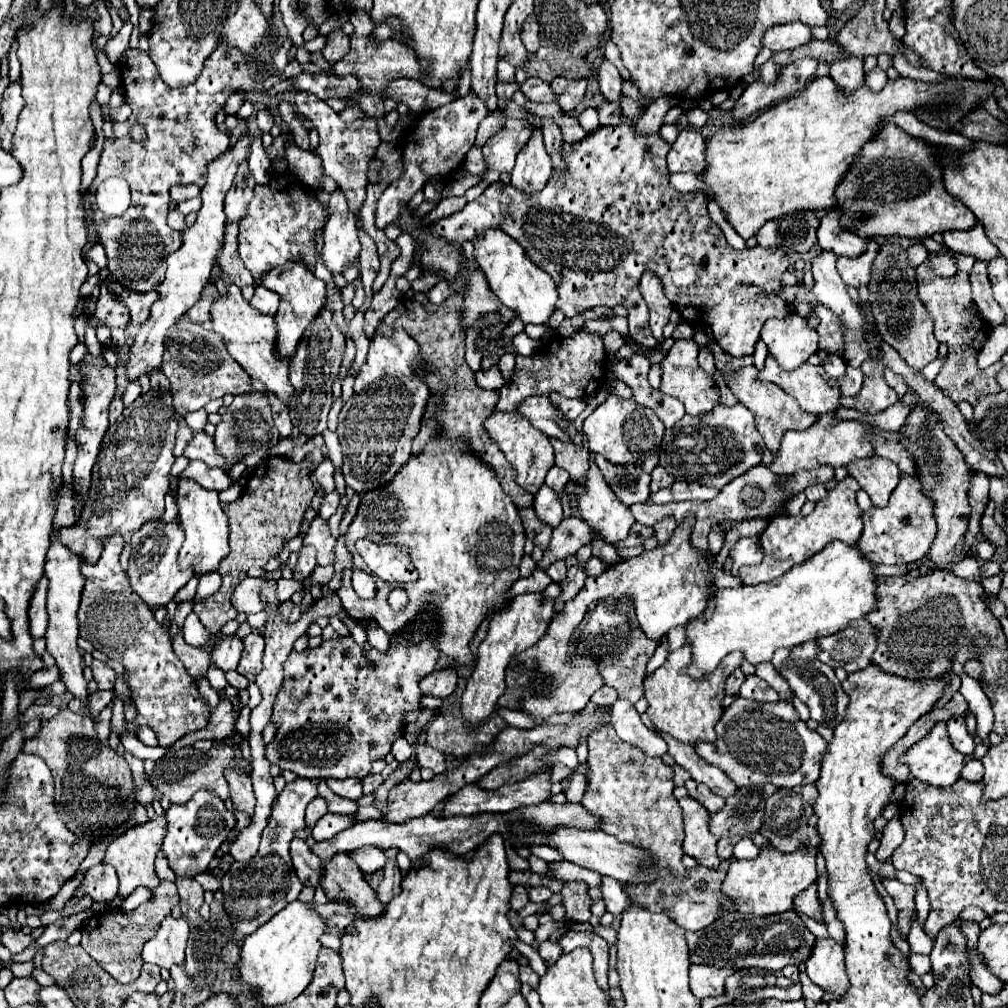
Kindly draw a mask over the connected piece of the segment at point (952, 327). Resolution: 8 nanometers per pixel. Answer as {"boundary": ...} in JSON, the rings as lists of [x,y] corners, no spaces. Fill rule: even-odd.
{"boundary":[[[923,261],[917,267],[917,277],[919,277],[919,297],[927,305],[927,311],[931,313],[935,321],[935,339],[939,343],[945,343],[949,347],[947,359],[935,377],[933,385],[947,393],[951,401],[969,401],[975,405],[981,397],[989,393],[999,393],[1001,387],[997,383],[997,373],[1001,371],[1003,363],[995,363],[989,369],[979,369],[977,367],[977,355],[979,349],[983,347],[991,325],[979,315],[973,299],[971,299],[971,285],[969,285],[969,275],[967,273],[957,273],[953,277],[941,277],[933,271],[933,265],[929,261]]]}

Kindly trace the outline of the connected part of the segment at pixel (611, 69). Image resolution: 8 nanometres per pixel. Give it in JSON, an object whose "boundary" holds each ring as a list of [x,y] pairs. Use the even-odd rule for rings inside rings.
{"boundary":[[[607,59],[601,61],[601,65],[597,69],[597,81],[599,81],[599,91],[603,93],[603,97],[607,101],[617,103],[619,95],[621,95],[621,83],[623,83],[623,79],[621,79],[617,67],[611,61],[607,61]]]}

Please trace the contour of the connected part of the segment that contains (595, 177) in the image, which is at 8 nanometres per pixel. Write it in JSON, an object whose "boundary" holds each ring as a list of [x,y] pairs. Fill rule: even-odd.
{"boundary":[[[621,119],[619,127],[599,127],[597,131],[589,133],[585,139],[577,141],[577,143],[563,143],[563,149],[561,149],[561,155],[563,155],[563,161],[565,161],[565,171],[553,171],[551,179],[547,181],[547,185],[535,193],[535,195],[527,195],[523,193],[521,189],[513,187],[511,183],[491,183],[475,201],[467,203],[463,211],[451,215],[451,217],[445,217],[445,219],[439,219],[435,221],[429,231],[437,237],[443,237],[447,243],[451,245],[463,245],[465,241],[473,241],[477,239],[479,235],[483,235],[487,229],[501,229],[505,231],[507,235],[511,235],[519,245],[523,245],[525,253],[529,259],[533,259],[533,263],[537,267],[541,267],[545,273],[549,273],[557,285],[557,293],[559,293],[559,299],[557,299],[557,309],[561,309],[565,313],[565,317],[575,317],[575,315],[581,315],[585,309],[593,309],[593,307],[599,307],[599,305],[605,305],[605,307],[615,307],[615,305],[623,305],[627,309],[627,319],[629,319],[629,335],[633,337],[639,345],[643,347],[653,348],[658,344],[658,341],[653,337],[649,326],[649,309],[646,303],[639,293],[639,279],[641,279],[641,273],[643,271],[653,271],[657,273],[657,277],[663,281],[665,285],[665,295],[669,301],[673,301],[673,307],[679,311],[679,315],[683,317],[683,321],[689,323],[695,323],[695,315],[699,317],[699,321],[703,323],[703,327],[709,327],[715,341],[721,345],[721,349],[729,355],[735,355],[735,357],[743,357],[743,355],[753,355],[755,351],[755,343],[759,341],[759,331],[763,327],[763,323],[769,319],[769,317],[787,317],[789,315],[789,307],[787,303],[779,297],[779,291],[781,291],[781,275],[787,271],[789,267],[789,259],[787,259],[787,253],[779,247],[773,247],[773,249],[763,249],[761,245],[755,245],[755,247],[749,247],[749,249],[743,249],[743,251],[735,251],[727,245],[725,241],[725,235],[723,231],[709,219],[709,215],[701,215],[701,210],[706,210],[708,199],[707,196],[701,192],[688,192],[679,193],[671,187],[669,183],[669,171],[667,171],[667,153],[669,153],[669,143],[663,141],[657,133],[653,135],[637,135],[633,129],[631,129],[631,121],[627,119]]]}

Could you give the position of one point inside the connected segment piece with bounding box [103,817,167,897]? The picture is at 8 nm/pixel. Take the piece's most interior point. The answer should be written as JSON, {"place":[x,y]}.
{"place":[133,854]}

